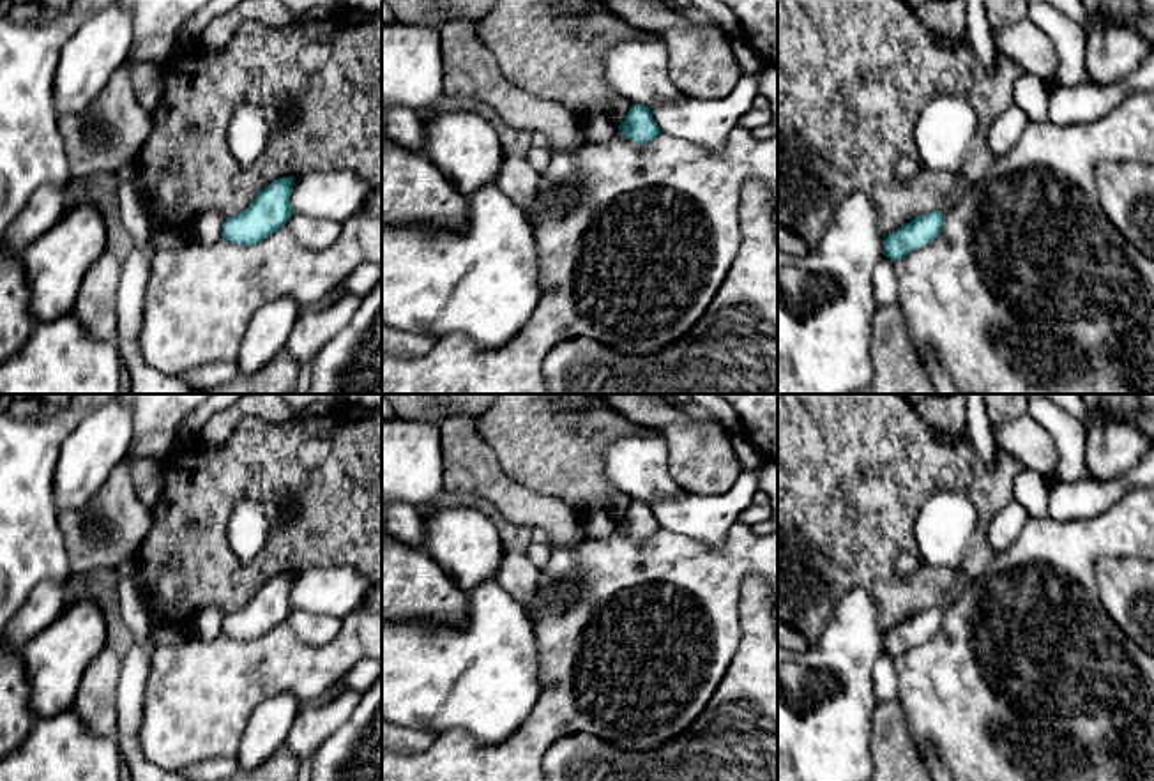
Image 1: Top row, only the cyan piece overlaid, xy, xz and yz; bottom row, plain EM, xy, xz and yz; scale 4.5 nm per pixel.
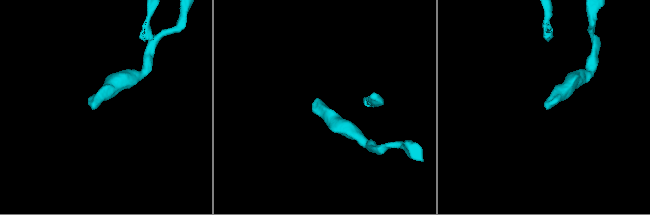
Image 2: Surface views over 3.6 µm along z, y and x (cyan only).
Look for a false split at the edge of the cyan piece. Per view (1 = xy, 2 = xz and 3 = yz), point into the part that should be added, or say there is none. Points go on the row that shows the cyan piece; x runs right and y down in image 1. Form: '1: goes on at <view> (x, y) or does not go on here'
1: does not go on here
2: does not go on here
3: does not go on here

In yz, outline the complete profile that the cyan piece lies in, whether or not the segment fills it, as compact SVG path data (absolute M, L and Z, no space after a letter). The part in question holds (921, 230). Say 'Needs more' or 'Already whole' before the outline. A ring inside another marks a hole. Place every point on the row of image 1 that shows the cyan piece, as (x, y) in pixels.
Already whole. M940 210L917 216L884 237L884 254L892 262L898 262L912 251L930 244L942 230L944 219Z

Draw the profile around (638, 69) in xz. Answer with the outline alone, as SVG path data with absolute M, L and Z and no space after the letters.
M633 39L604 57L604 83L633 104L654 108L682 99L670 78L670 53L663 39Z

